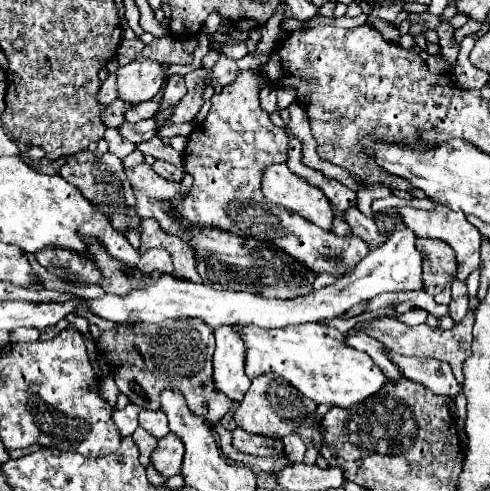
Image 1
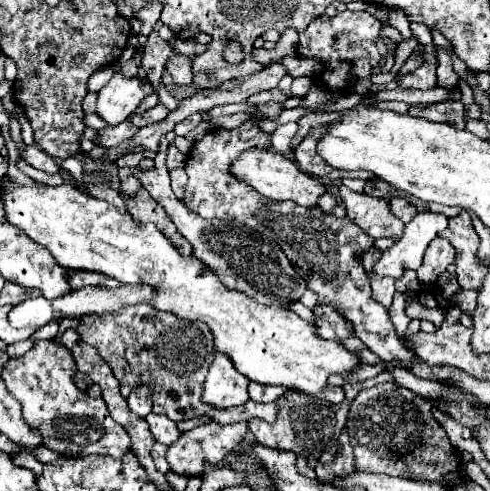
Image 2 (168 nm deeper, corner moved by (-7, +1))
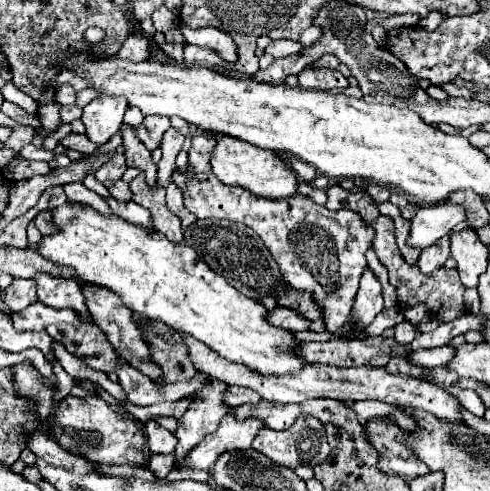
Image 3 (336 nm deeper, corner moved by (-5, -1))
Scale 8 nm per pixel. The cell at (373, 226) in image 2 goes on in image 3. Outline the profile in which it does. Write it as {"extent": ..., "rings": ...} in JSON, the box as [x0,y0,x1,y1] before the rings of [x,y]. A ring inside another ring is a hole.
{"extent":[371,215,465,323],"rings":[[[379,215],[375,223],[371,223],[375,229],[375,241],[373,241],[373,249],[377,251],[379,261],[387,267],[389,271],[389,283],[397,289],[397,301],[401,309],[411,309],[419,303],[423,303],[435,317],[437,321],[445,323],[445,321],[453,321],[457,317],[461,317],[465,313],[465,305],[463,305],[463,291],[465,287],[459,281],[459,273],[455,269],[437,269],[429,275],[423,275],[419,271],[417,265],[409,265],[405,263],[405,259],[399,253],[399,247],[395,243],[395,229],[393,229],[393,219]]]}

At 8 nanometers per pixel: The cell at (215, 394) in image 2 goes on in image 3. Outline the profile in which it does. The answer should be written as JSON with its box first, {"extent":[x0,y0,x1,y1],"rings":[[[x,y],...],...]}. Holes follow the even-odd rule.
{"extent":[175,381,227,467],"rings":[[[211,381],[199,391],[199,397],[189,405],[187,413],[177,421],[175,437],[179,439],[175,447],[175,467],[183,465],[187,453],[207,435],[213,433],[219,421],[227,415],[227,405],[223,403],[223,393],[227,385],[221,381]]]}

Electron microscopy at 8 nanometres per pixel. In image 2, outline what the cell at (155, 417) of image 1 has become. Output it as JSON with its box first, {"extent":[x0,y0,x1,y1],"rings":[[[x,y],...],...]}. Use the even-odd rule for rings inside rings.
{"extent":[145,413,181,445],"rings":[[[149,413],[149,415],[145,417],[145,421],[149,423],[149,429],[151,429],[153,437],[155,437],[159,443],[163,443],[163,445],[171,445],[171,443],[181,435],[181,431],[177,429],[175,421],[171,421],[169,417],[159,417],[159,415],[155,415],[155,413]]]}

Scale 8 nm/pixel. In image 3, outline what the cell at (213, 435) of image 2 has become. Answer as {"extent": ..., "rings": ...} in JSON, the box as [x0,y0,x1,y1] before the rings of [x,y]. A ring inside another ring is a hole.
{"extent":[185,413,265,469],"rings":[[[231,413],[225,415],[215,433],[207,435],[187,457],[185,465],[191,469],[211,469],[217,455],[233,449],[249,449],[257,431],[265,427],[261,419],[239,421]]]}

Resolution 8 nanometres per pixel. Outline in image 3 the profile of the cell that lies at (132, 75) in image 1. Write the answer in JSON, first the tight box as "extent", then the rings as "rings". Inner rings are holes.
{"extent":[81,97,127,143],"rings":[[[95,97],[83,107],[81,121],[85,123],[85,135],[95,143],[107,143],[121,127],[127,103],[121,97]]]}

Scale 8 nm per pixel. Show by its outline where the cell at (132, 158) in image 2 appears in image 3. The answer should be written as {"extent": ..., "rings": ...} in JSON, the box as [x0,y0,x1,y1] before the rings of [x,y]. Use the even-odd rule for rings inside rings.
{"extent":[95,155,127,183],"rings":[[[115,155],[113,161],[109,161],[109,165],[103,165],[101,169],[97,169],[95,177],[99,183],[103,181],[119,181],[125,173],[127,165],[125,165],[125,157],[123,155]]]}

